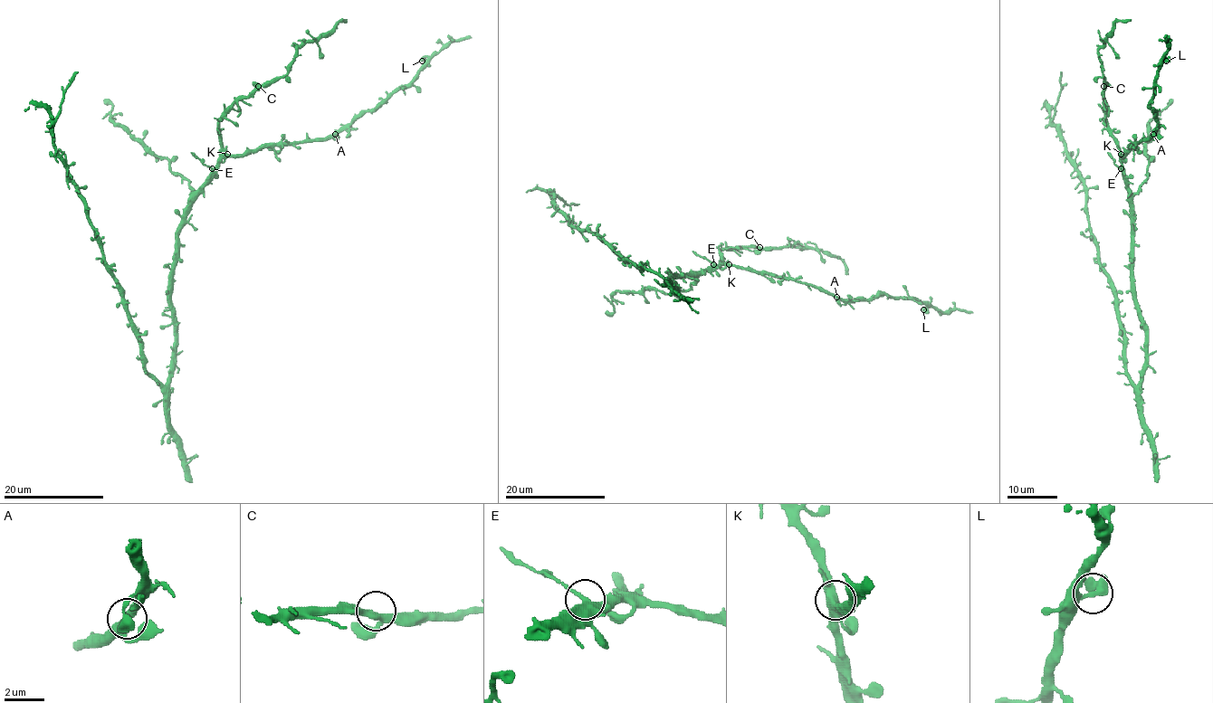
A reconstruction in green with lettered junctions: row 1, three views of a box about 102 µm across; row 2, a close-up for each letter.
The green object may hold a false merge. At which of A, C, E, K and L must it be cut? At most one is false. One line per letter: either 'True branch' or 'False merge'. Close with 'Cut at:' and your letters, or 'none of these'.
A: True branch
C: True branch
E: False merge
K: True branch
L: True branch
Cut at: E

